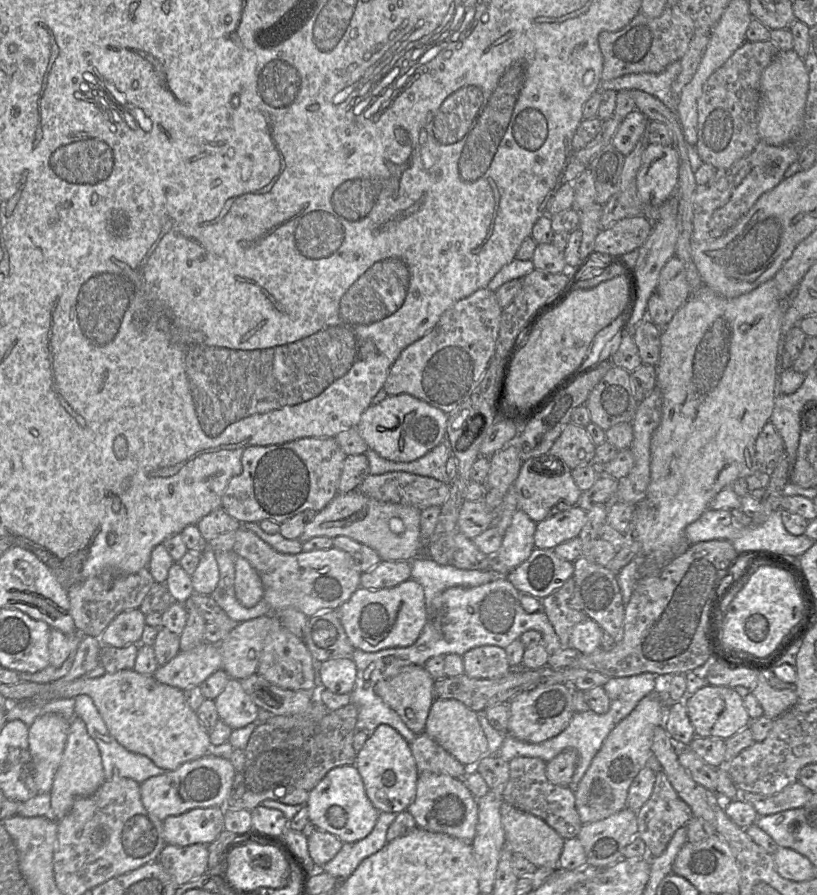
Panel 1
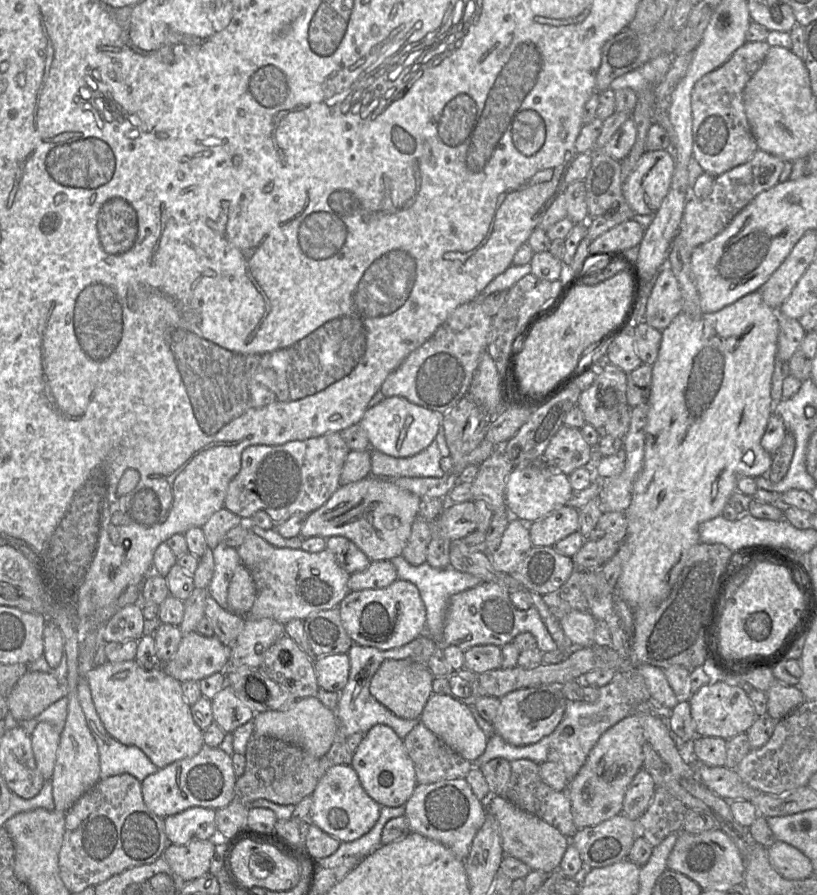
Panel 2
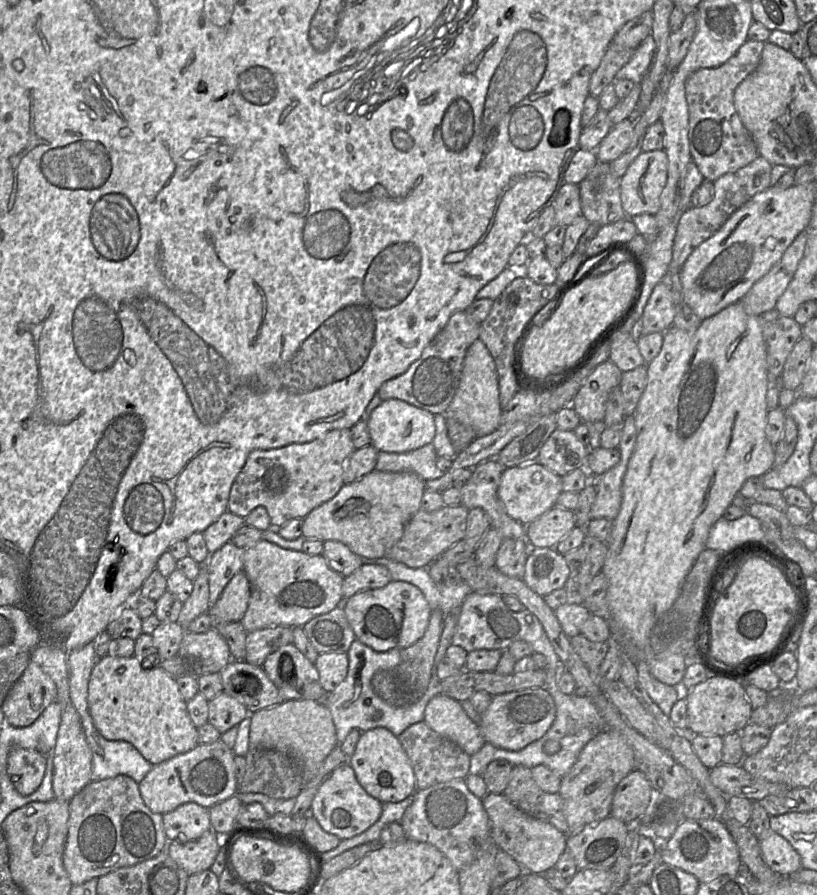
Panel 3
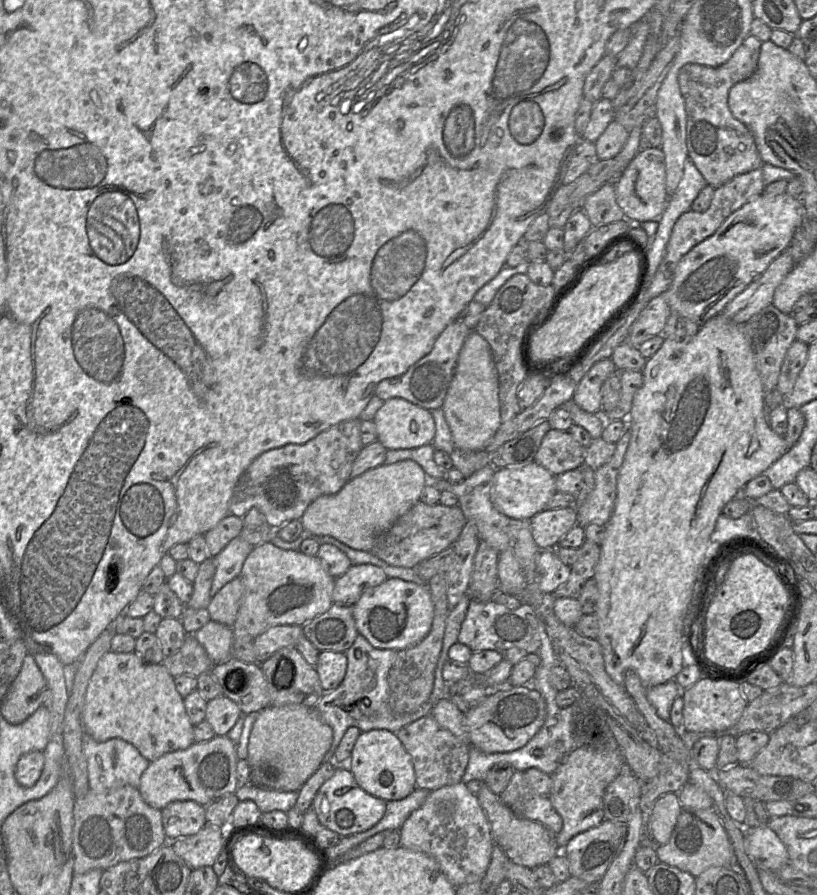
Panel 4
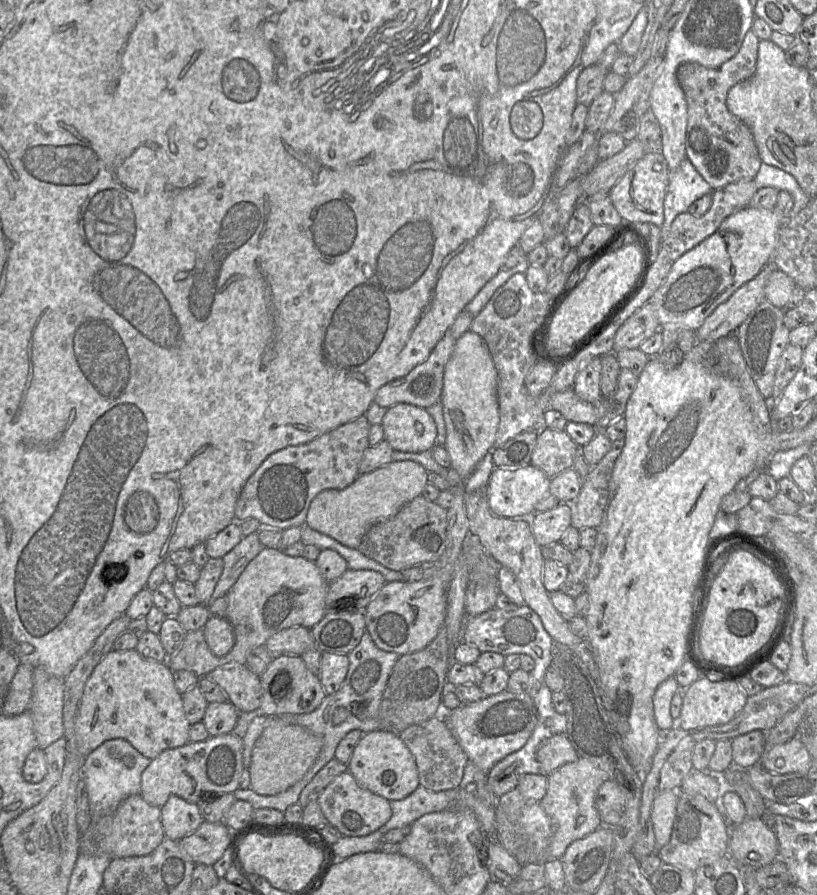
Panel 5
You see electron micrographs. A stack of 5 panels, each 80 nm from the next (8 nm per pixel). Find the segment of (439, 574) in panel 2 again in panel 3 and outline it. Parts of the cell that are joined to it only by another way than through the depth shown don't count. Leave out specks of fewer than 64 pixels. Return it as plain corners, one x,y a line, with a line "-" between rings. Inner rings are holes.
382,557
378,559
366,559
363,558
363,564
376,563
385,566
390,572
392,581
405,581
416,586
421,590
426,598
431,610
440,610
444,616
443,630
439,641
438,650
436,652
433,666
437,667
439,662
446,657
446,651
451,644
455,627
458,621
459,612
463,601
466,596
472,592
471,587
465,583
456,572
456,569
452,569
452,575
450,575
444,582
435,582
429,575
427,567
410,568
407,565
393,561
389,558

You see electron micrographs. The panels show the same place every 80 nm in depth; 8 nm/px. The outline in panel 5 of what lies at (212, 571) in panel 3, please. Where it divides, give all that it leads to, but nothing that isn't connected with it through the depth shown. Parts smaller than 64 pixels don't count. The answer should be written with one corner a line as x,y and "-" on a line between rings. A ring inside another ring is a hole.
257,532
243,536
223,560
223,570
212,593
212,599
225,595
235,584
249,562
265,548
259,541

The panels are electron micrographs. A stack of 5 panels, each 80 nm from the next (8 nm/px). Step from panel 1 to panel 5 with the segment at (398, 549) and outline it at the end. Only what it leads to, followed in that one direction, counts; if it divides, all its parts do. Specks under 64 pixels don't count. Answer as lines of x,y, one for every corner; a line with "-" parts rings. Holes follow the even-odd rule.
393,461
372,472
359,475
351,485
342,490
327,489
318,493
310,503
305,524
342,545
356,549
372,526
390,519
403,506
421,495
428,483
427,476
427,471
416,462

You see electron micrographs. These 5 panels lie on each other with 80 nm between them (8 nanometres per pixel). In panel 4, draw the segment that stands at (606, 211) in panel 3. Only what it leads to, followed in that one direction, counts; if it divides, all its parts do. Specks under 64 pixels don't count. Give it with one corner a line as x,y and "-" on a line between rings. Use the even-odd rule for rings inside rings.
608,182
588,195
581,209
589,218
593,228
626,219
616,201
614,182

